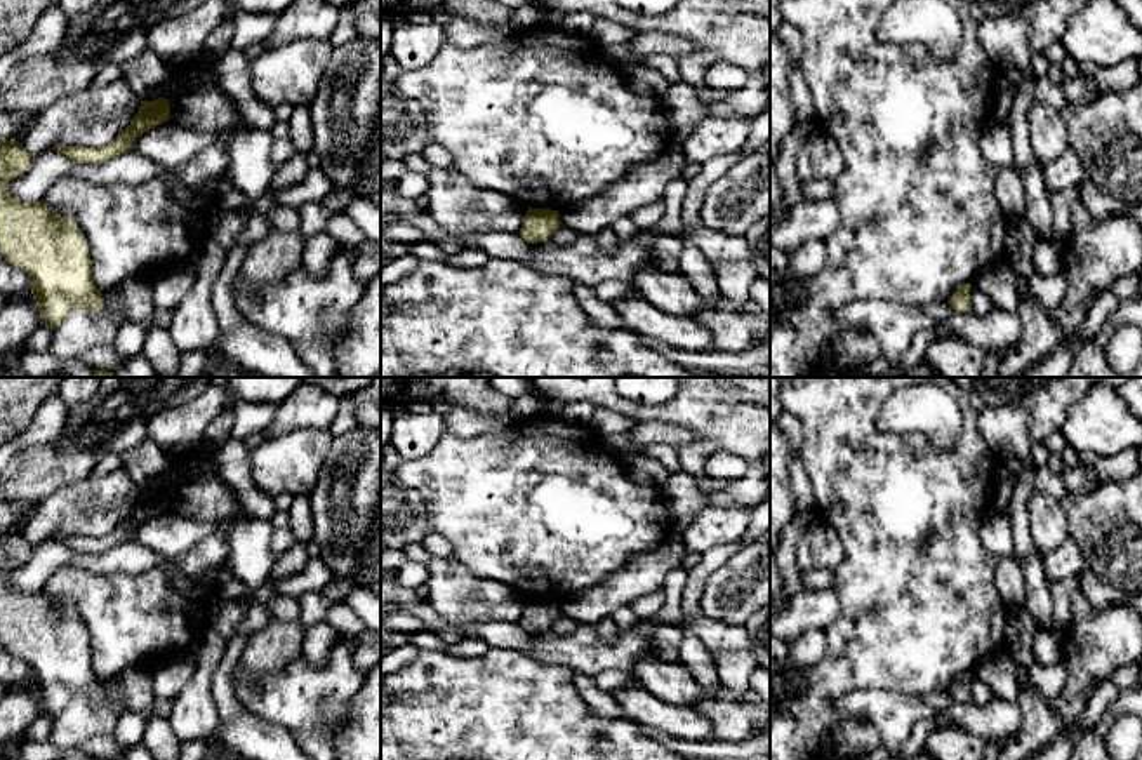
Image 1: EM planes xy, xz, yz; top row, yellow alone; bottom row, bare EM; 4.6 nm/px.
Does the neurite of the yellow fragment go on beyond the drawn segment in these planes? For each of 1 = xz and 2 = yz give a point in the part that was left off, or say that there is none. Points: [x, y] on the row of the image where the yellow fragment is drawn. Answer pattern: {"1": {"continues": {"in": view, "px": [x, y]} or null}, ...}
{"1": {"continues": null}, "2": {"continues": null}}

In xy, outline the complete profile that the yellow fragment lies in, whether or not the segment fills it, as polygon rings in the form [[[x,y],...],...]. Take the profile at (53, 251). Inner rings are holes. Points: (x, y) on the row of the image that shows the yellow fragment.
[[[16,139],[0,143],[0,256],[28,273],[42,323],[56,329],[75,308],[99,313],[104,297],[92,280],[89,245],[76,223],[70,216],[56,214],[45,200],[24,203],[7,190],[10,181],[30,169],[35,157],[37,153],[30,153]]]

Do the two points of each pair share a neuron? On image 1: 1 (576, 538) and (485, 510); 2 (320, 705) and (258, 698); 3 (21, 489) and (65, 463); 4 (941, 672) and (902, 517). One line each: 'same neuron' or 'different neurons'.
1: same neuron
2: same neuron
3: same neuron
4: same neuron

